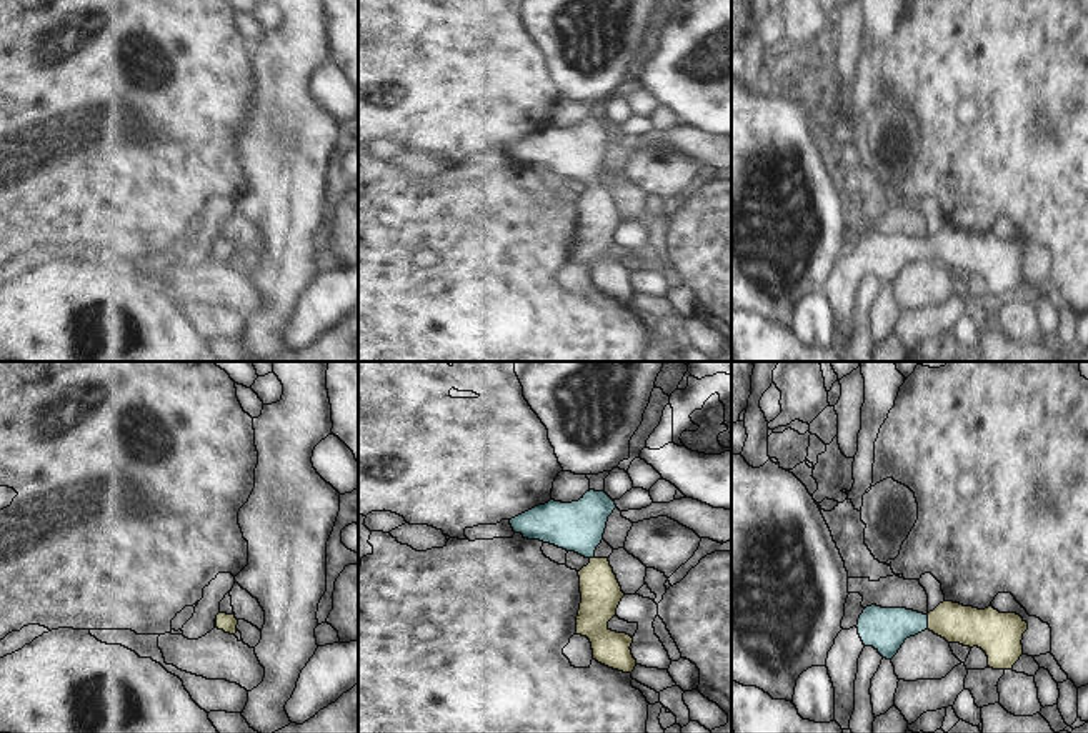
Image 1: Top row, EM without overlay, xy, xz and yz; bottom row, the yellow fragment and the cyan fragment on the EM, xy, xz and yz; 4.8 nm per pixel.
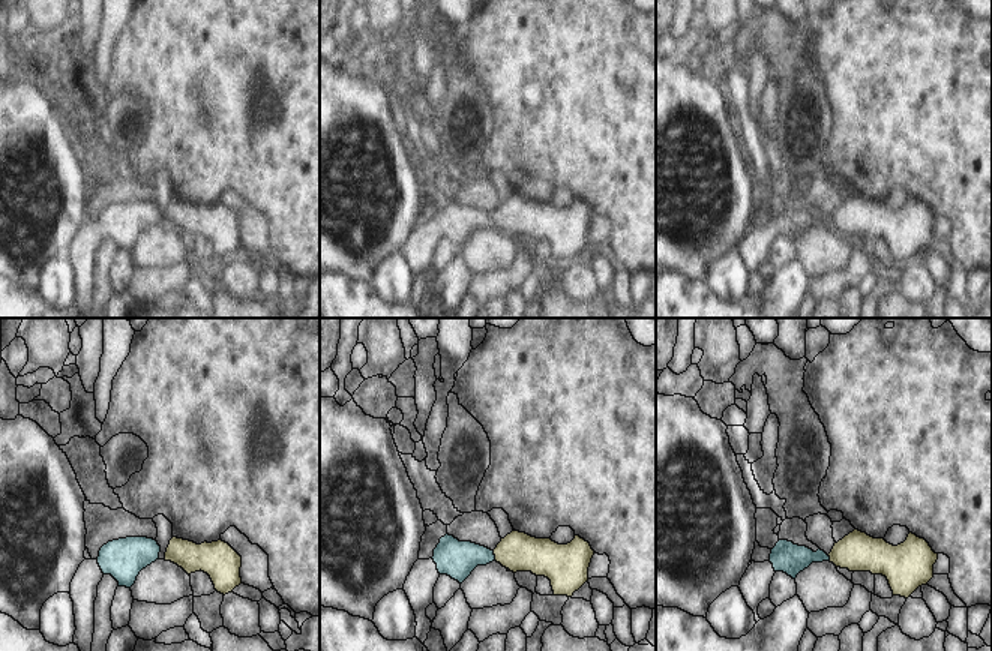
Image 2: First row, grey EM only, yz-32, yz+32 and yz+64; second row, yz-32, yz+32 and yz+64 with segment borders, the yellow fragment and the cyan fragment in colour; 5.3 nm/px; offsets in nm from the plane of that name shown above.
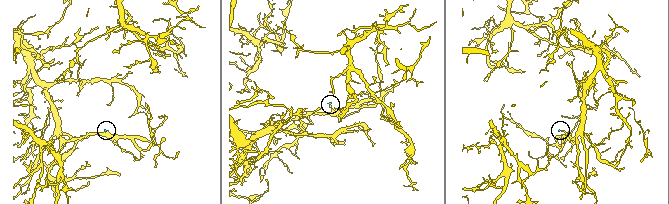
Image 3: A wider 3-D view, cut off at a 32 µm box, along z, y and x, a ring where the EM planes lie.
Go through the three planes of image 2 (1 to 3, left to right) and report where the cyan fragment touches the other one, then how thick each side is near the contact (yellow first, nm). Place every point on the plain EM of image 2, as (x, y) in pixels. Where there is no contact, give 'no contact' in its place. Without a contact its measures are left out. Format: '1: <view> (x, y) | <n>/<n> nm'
1: no contact
2: yz+32 (494, 218) | 200/200 nm
3: yz+64 (830, 222) | 200/160 nm

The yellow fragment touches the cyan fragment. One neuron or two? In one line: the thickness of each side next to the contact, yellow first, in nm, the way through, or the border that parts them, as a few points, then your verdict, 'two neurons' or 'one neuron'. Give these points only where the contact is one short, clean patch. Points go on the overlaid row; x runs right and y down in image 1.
calibres 190 and 200 nm; one neuron

